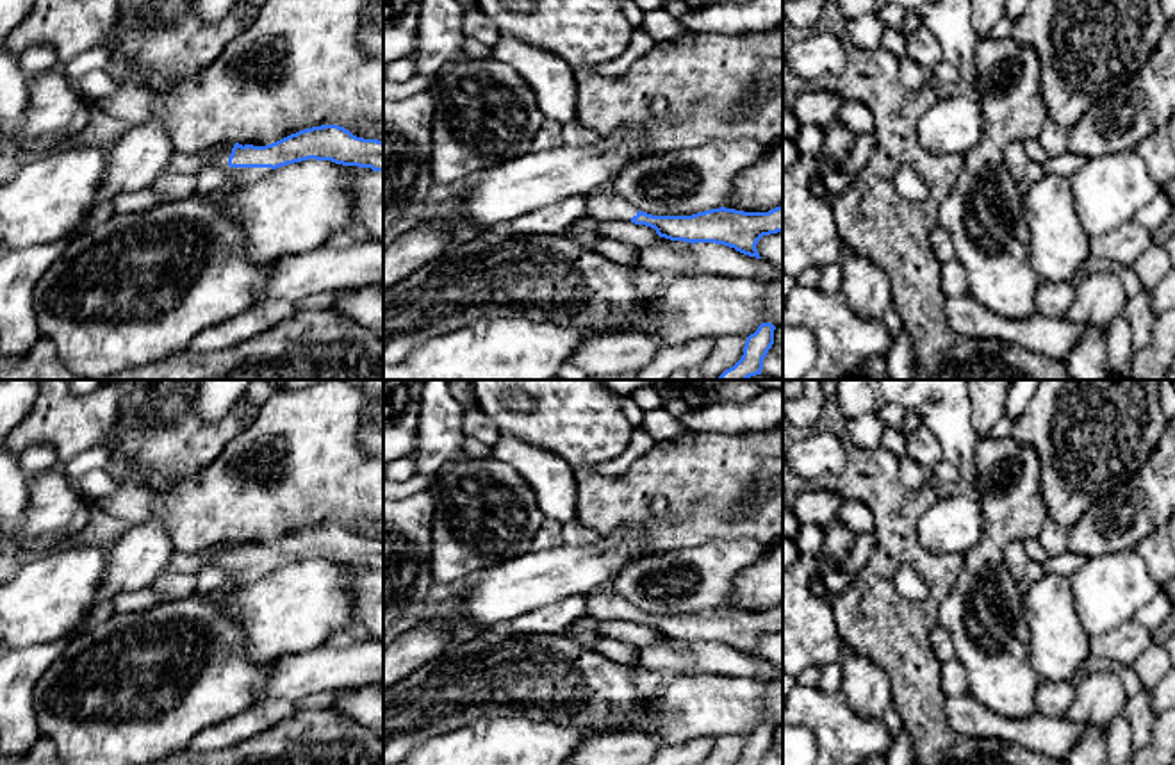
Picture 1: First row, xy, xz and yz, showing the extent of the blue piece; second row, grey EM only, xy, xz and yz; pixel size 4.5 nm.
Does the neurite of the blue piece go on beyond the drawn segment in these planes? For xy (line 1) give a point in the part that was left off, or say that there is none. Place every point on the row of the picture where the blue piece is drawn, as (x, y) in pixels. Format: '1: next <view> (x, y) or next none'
1: next xy (239, 175)

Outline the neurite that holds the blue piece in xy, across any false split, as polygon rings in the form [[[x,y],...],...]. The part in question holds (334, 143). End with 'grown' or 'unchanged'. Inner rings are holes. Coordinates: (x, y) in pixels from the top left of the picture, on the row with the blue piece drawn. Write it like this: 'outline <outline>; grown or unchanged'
outline [[[321,125],[266,146],[235,143],[232,150],[214,153],[210,164],[226,169],[232,185],[241,185],[308,159],[383,171],[383,141],[357,137],[339,125]]]; grown

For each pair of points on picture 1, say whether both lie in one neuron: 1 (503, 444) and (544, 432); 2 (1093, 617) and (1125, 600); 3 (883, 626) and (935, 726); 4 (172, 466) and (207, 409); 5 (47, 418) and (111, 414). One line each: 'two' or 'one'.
1: two
2: one
3: one
4: two
5: one

